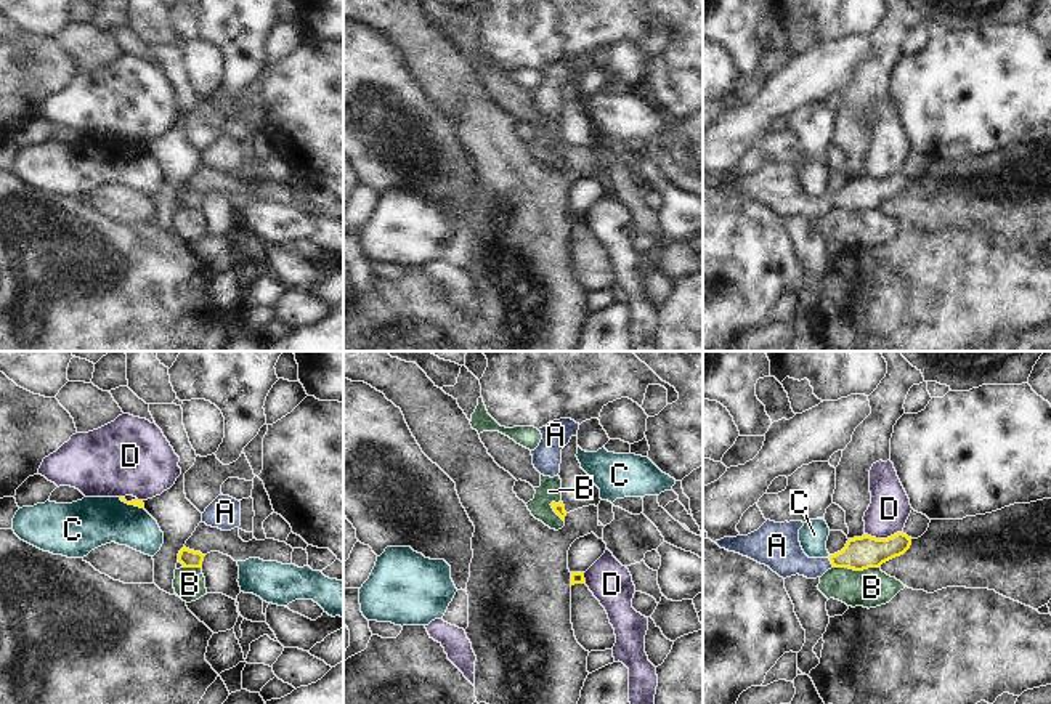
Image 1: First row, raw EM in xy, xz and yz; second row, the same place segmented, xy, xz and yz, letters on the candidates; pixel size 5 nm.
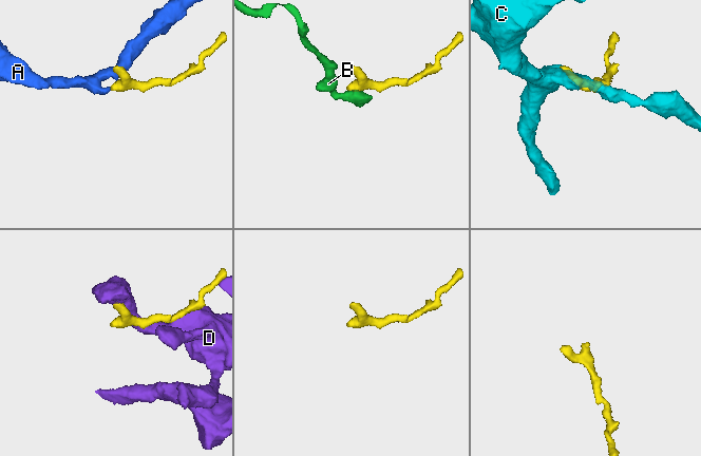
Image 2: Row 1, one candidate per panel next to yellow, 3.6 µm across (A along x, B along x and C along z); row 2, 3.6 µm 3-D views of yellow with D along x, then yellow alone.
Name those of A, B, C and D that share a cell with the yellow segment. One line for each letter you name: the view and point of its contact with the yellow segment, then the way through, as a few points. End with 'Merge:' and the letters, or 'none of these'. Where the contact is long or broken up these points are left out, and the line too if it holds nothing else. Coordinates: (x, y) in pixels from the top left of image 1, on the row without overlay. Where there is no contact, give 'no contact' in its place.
A: contact yz (831, 204); way yz (859, 194), (831, 204), (798, 204), (783, 194)
Merge: A

